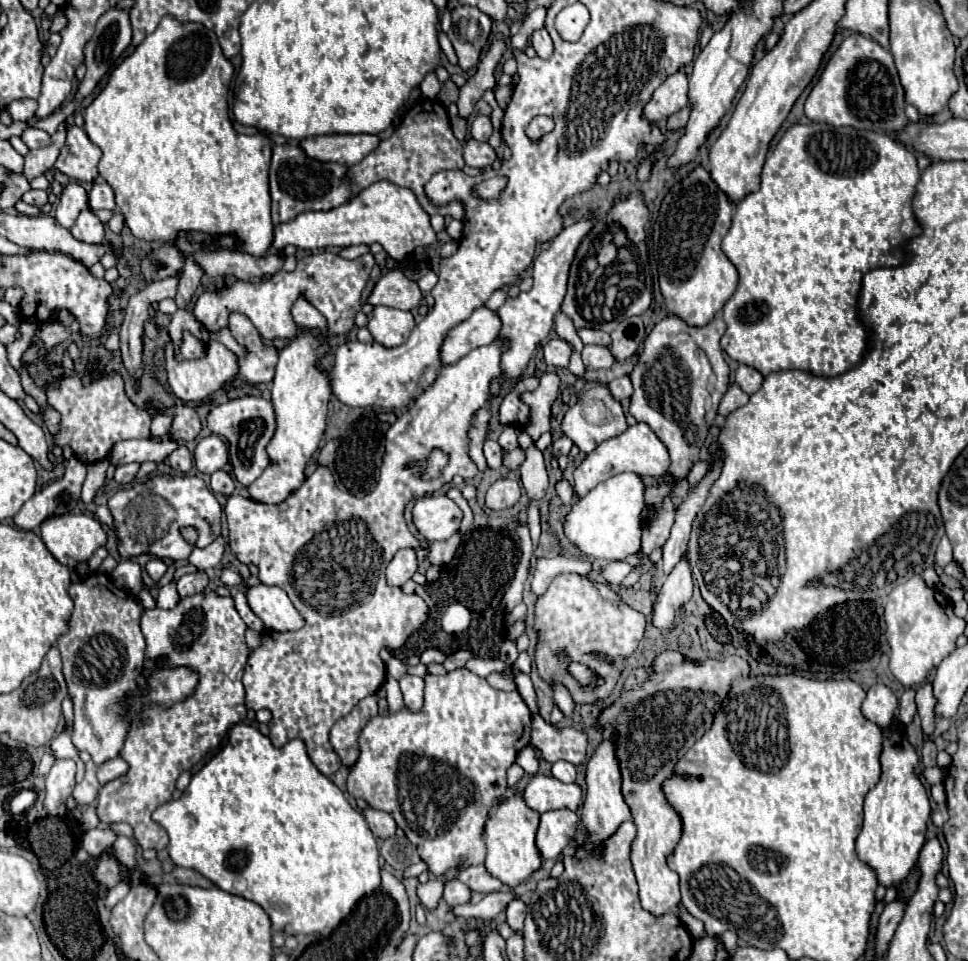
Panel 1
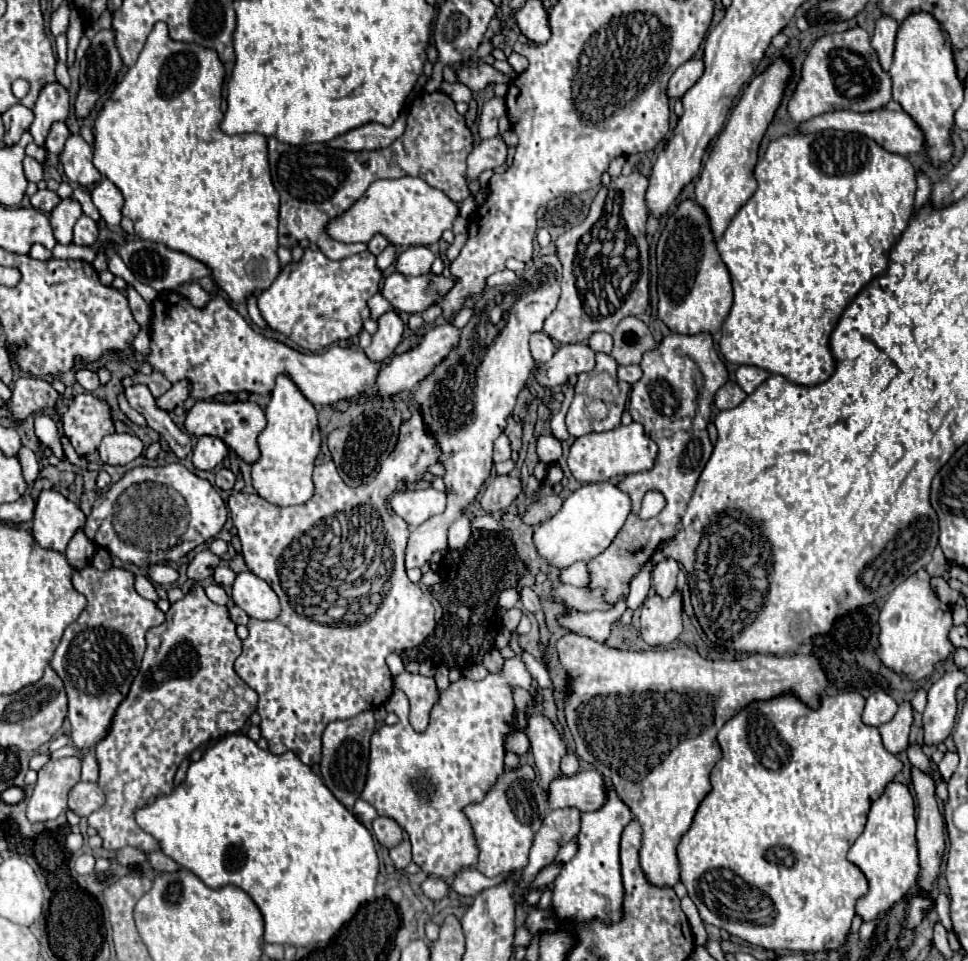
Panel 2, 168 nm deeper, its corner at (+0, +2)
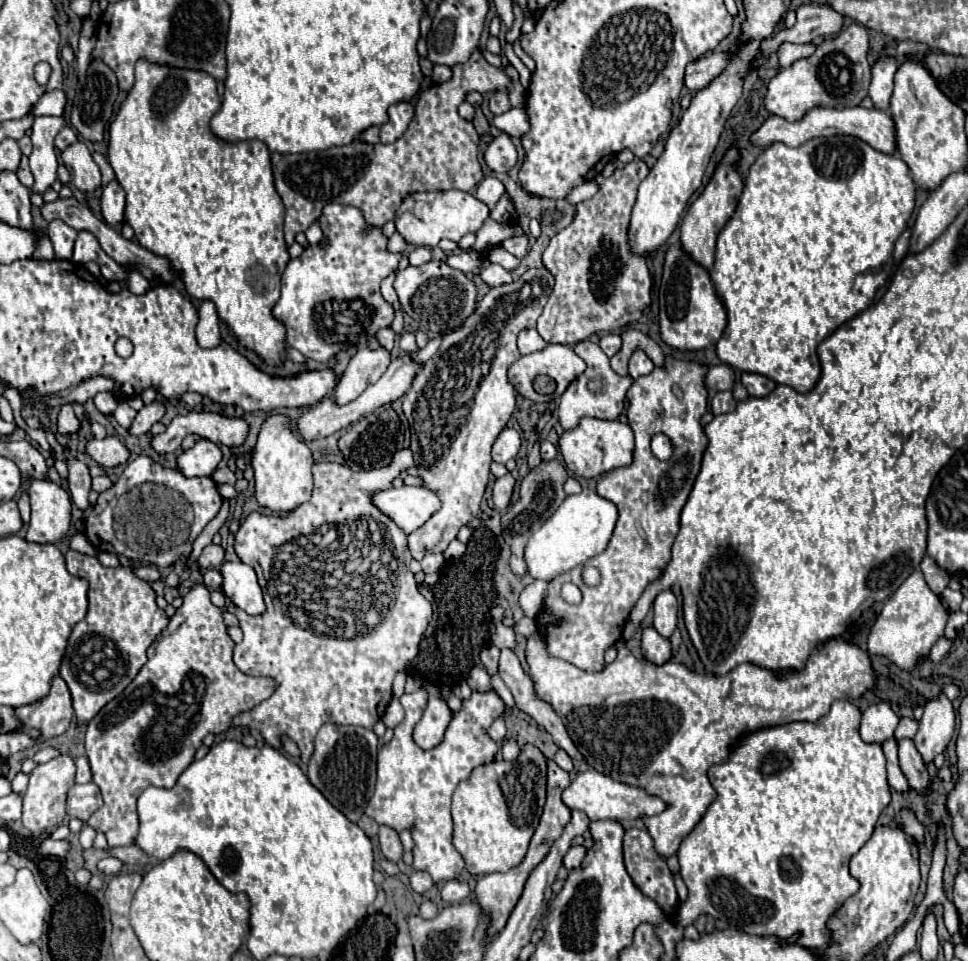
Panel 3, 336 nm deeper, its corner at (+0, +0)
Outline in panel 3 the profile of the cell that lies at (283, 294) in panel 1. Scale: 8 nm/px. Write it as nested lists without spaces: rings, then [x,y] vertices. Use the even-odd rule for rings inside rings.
[[[329,203],[323,207],[323,215],[319,219],[323,235],[327,239],[327,247],[323,245],[309,245],[305,247],[303,255],[291,259],[287,269],[283,271],[283,287],[281,297],[273,305],[273,317],[285,325],[287,345],[301,351],[307,359],[315,359],[327,363],[335,353],[349,349],[353,345],[367,345],[371,337],[375,337],[377,329],[391,325],[393,309],[381,297],[379,283],[397,269],[401,255],[387,253],[387,239],[383,237],[381,229],[365,231],[365,221],[359,209],[349,205]]]

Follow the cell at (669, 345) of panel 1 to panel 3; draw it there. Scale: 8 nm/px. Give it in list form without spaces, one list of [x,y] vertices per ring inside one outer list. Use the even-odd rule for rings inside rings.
[[[667,355],[663,367],[655,367],[647,377],[635,379],[629,387],[627,417],[635,433],[633,463],[605,473],[597,485],[597,493],[617,505],[619,521],[601,555],[549,581],[545,609],[539,615],[539,629],[553,657],[565,659],[585,671],[603,669],[605,649],[621,637],[625,619],[635,601],[643,589],[661,575],[663,565],[671,559],[671,545],[679,531],[681,509],[689,499],[709,443],[701,427],[701,417],[707,411],[705,375],[707,365]],[[657,433],[667,435],[673,443],[669,461],[659,461],[649,449],[649,441]],[[589,565],[601,571],[599,587],[585,587],[581,579],[581,571]],[[563,583],[575,583],[581,589],[583,601],[579,605],[571,605],[561,597]],[[559,619],[563,619],[563,623],[557,623]]]

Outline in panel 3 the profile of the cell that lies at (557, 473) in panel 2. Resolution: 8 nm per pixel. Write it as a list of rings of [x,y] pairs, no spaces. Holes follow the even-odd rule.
[[[559,459],[553,461],[541,461],[541,465],[537,465],[533,471],[527,473],[527,477],[521,483],[521,499],[511,505],[507,509],[507,513],[503,515],[501,523],[503,523],[503,537],[505,541],[511,545],[511,571],[517,577],[527,575],[527,565],[523,559],[523,549],[531,537],[531,531],[537,531],[555,511],[557,507],[563,503],[563,499],[567,497],[563,491],[563,483],[567,479],[567,471],[565,465]]]

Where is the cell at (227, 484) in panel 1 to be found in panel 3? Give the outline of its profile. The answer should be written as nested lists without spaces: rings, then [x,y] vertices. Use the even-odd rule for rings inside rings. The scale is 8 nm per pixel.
[[[229,467],[217,469],[217,471],[211,475],[211,479],[213,479],[217,485],[223,485],[223,483],[231,483],[231,485],[235,485],[235,475],[233,475],[233,471],[231,471]]]

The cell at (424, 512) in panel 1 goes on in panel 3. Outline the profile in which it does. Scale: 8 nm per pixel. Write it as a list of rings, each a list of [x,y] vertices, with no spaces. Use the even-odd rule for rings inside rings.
[[[407,487],[387,489],[375,495],[375,505],[389,515],[405,533],[419,529],[439,507],[439,497],[425,487]]]

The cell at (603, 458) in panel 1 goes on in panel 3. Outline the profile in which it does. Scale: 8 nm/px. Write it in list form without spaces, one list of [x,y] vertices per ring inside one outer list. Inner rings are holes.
[[[583,417],[579,425],[571,431],[565,431],[559,439],[559,449],[563,461],[575,477],[597,479],[603,473],[609,473],[617,467],[629,467],[633,463],[633,429],[621,421],[601,421]]]

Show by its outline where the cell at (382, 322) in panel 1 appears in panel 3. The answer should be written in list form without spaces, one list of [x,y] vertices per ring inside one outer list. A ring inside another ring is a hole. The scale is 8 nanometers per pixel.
[[[379,347],[375,351],[359,349],[351,357],[345,373],[341,375],[339,385],[335,387],[335,401],[339,405],[345,405],[359,397],[359,393],[363,393],[369,383],[375,383],[387,371],[389,363],[391,351],[387,351],[385,347]]]

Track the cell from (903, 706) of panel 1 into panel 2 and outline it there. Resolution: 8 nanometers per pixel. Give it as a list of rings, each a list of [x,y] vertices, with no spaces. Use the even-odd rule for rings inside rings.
[[[901,703],[897,715],[879,727],[883,745],[887,751],[891,751],[893,755],[901,753],[907,749],[909,745],[909,727],[913,723],[913,709],[909,703]]]

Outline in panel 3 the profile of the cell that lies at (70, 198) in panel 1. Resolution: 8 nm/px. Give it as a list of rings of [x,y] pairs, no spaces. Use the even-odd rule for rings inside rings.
[[[55,219],[47,227],[47,235],[55,247],[55,257],[57,259],[71,259],[71,249],[73,249],[77,231],[71,229],[67,223]]]

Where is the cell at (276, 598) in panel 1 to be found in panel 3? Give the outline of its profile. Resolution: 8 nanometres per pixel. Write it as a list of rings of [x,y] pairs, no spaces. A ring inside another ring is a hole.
[[[225,561],[221,565],[223,573],[223,593],[227,599],[231,599],[239,609],[243,609],[249,615],[261,615],[265,613],[265,599],[261,585],[257,583],[255,569],[245,563],[231,563]]]

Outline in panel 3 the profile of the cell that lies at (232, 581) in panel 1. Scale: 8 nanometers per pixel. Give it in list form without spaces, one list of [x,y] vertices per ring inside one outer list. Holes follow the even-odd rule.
[[[205,569],[203,571],[203,581],[209,589],[219,589],[223,585],[223,575],[217,569]]]

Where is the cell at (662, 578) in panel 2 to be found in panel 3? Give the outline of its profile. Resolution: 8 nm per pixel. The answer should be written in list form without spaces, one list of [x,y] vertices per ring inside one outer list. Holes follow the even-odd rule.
[[[671,589],[661,591],[655,597],[653,611],[655,611],[655,619],[653,619],[655,629],[663,637],[671,637],[671,633],[675,631],[675,625],[677,625],[677,611],[679,611],[679,603],[677,603],[675,593]]]

